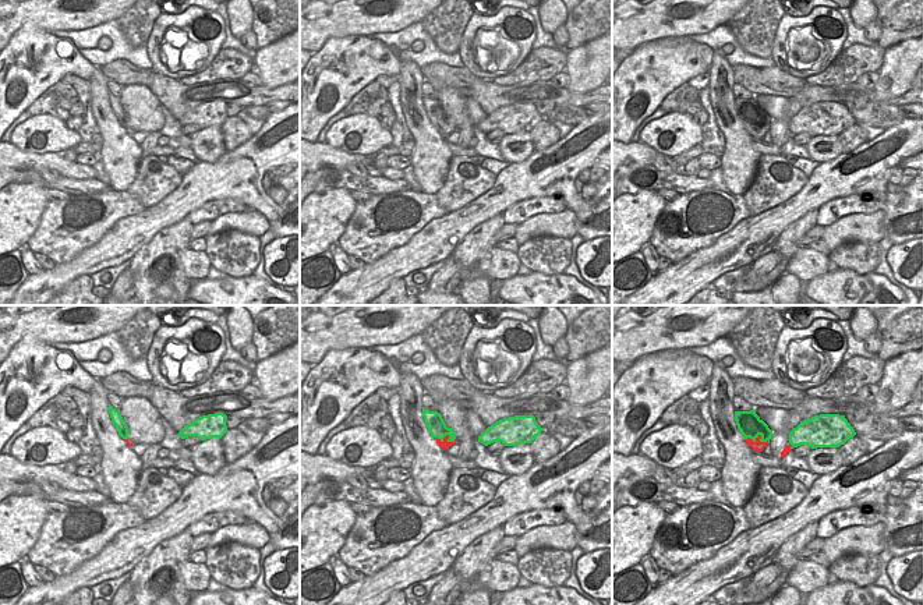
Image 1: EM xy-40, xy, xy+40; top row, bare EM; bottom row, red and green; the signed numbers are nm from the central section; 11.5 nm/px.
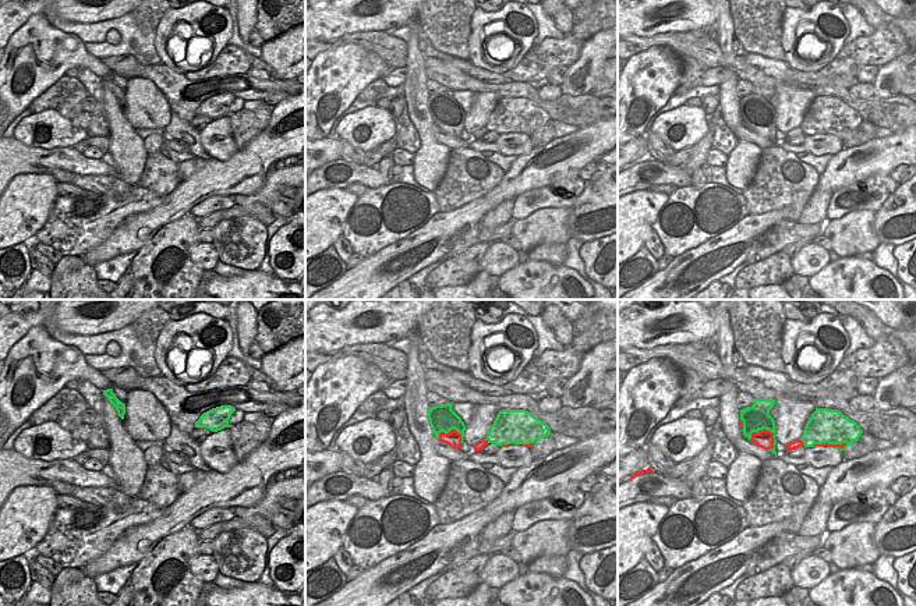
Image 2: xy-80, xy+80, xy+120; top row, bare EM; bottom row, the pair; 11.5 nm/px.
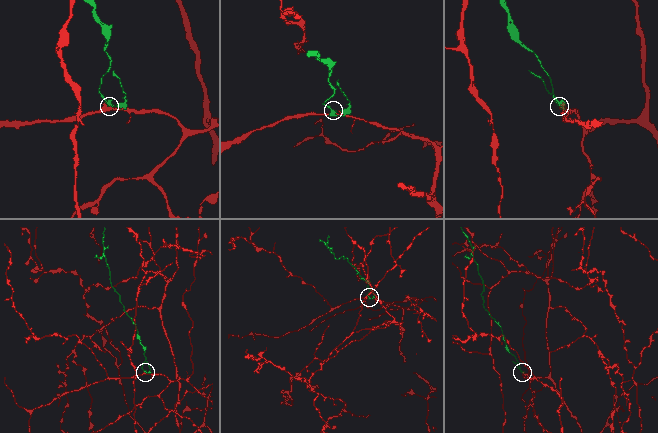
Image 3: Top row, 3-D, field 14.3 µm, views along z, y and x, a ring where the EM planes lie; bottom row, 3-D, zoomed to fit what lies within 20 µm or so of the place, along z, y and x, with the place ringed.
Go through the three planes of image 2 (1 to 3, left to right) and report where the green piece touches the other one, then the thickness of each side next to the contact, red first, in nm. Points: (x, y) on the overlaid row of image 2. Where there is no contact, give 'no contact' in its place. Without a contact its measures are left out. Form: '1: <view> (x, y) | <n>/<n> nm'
1: no contact
2: xy+80 (449, 432) | 180/320 nm
3: xy+120 (766, 429) | 220/300 nm

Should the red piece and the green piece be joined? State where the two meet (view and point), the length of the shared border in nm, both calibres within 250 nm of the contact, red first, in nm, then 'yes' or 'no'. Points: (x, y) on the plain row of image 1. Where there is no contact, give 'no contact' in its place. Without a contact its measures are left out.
xy+40 (759, 123) | 300 nm | 120/280 nm | no

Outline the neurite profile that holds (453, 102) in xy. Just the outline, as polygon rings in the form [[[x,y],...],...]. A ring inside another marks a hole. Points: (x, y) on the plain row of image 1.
[[[448,86],[439,91],[438,100],[442,103],[446,114],[455,117],[456,131],[473,125],[466,109],[467,96],[457,88]]]

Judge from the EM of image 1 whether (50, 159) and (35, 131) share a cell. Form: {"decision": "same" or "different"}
{"decision": "different"}

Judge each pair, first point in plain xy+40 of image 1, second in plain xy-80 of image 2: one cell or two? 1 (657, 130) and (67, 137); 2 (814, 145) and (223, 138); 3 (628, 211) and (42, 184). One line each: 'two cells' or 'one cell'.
1: one cell
2: one cell
3: one cell

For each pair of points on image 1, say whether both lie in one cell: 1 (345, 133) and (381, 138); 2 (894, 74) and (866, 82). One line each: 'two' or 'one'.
1: one
2: two

